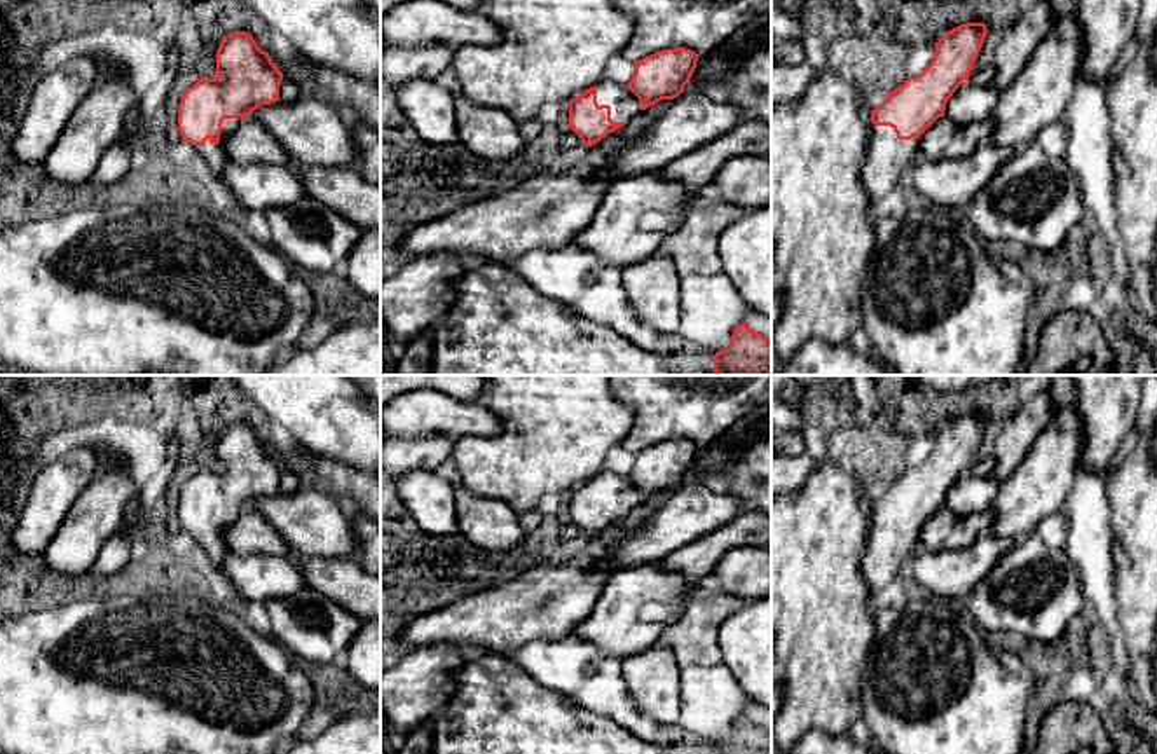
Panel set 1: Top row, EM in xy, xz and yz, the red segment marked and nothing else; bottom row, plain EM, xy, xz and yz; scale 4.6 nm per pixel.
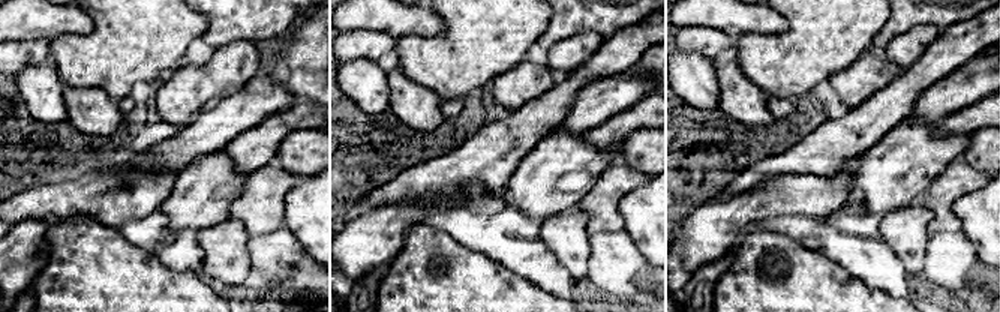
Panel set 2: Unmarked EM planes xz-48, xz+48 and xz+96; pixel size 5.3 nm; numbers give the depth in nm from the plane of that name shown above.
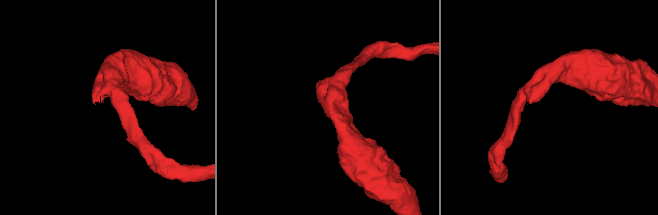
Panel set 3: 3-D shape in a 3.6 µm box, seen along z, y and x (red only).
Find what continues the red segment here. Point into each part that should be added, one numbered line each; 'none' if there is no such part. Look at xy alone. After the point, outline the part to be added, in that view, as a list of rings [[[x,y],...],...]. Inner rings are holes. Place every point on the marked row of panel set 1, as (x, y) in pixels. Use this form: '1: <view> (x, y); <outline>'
1: xy (215, 156); [[[241,117],[223,119],[222,120],[220,141],[216,145],[211,145],[209,138],[206,140],[204,145],[194,145],[195,154],[199,154],[204,159],[208,169],[211,171],[211,175],[215,178],[216,178],[218,171],[230,162],[227,150],[225,150],[225,141],[229,140],[229,136],[234,131],[237,131],[239,122],[241,122]]]

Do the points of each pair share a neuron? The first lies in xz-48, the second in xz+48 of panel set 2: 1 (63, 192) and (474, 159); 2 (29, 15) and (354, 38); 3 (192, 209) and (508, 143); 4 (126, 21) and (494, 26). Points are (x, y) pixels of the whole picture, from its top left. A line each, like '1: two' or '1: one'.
1: one
2: two
3: two
4: one

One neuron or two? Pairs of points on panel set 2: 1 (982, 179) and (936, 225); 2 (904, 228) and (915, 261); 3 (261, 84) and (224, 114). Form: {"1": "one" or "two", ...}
{"1": "one", "2": "one", "3": "one"}

